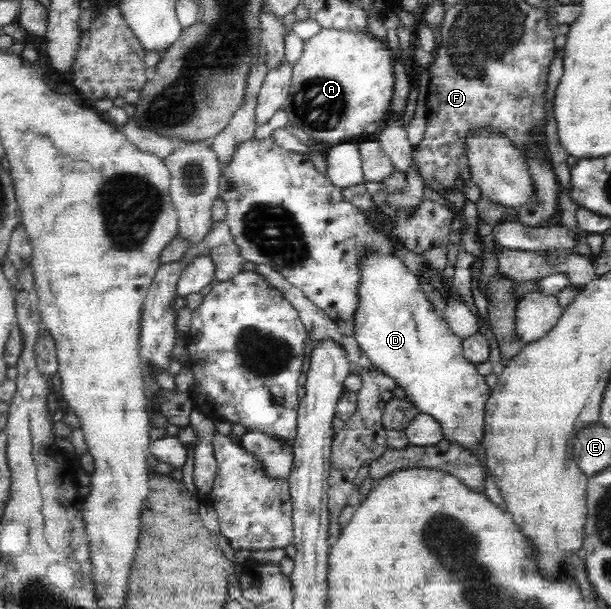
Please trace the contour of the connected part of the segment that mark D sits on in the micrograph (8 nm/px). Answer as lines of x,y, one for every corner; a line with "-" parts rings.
356,243
354,248
356,248
357,252
357,271
359,276
358,285
356,285
356,307
354,307
354,313
352,313
352,317
354,317
352,320
354,320
353,337
358,347
364,351
374,366
377,366
378,369
387,373
396,382
398,389
404,391
404,395
418,408
419,412
431,415
438,424
440,424
443,438
446,441
451,444
456,444
456,446
460,448
464,448
464,450
474,456
474,453
478,453
478,449
480,449
480,445
482,445
484,439
485,407
491,396
491,388
487,384
485,376
476,371
477,363
472,363
466,359
466,356
463,354
461,339
452,333
448,322
432,307
426,294
421,289
418,275
414,274
414,271
408,268
408,265
404,264
398,256
388,251
382,251
375,247
367,247
367,245
363,245
363,243

